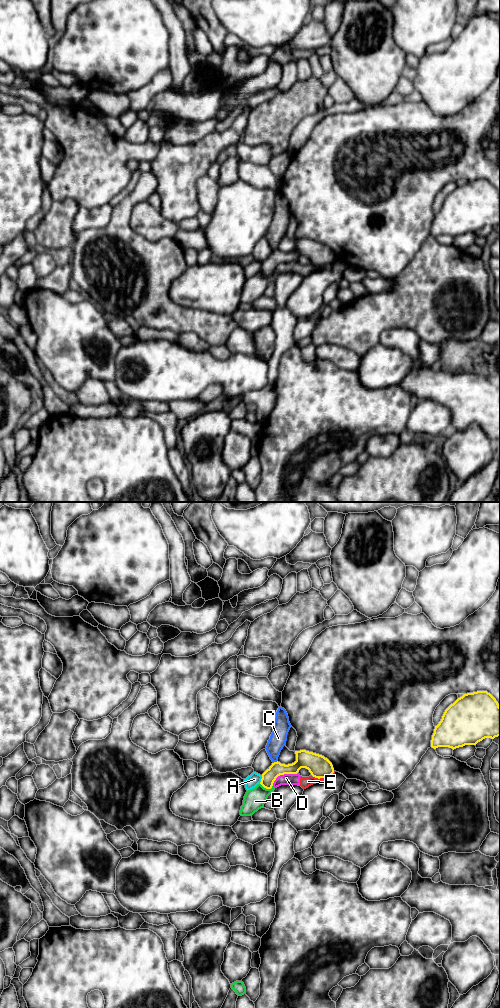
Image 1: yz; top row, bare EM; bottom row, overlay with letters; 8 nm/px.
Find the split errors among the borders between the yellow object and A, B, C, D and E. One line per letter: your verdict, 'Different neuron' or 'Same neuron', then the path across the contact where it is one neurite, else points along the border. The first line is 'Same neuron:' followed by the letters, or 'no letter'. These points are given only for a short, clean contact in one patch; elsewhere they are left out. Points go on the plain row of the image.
Same neuron: no letter
A: Different neuron
B: Different neuron
C: Different neuron. Boundary: yz (277, 248), (273, 251)
D: Different neuron. Boundary: yz (297, 260), (279, 263), (272, 273)
E: Different neuron

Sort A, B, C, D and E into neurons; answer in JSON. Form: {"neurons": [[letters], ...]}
{"neurons": [["A"], ["B"], ["C", "D", "E"]]}

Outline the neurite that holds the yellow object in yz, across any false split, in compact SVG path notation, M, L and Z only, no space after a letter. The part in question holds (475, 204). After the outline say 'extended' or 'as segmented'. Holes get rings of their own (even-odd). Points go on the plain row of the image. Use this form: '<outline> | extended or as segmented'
M487 179L464 182L444 200L435 214L431 235L453 238L500 224L500 194Z | as segmented

